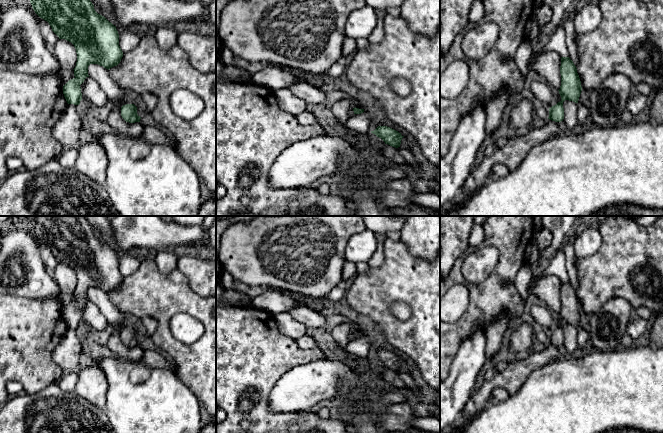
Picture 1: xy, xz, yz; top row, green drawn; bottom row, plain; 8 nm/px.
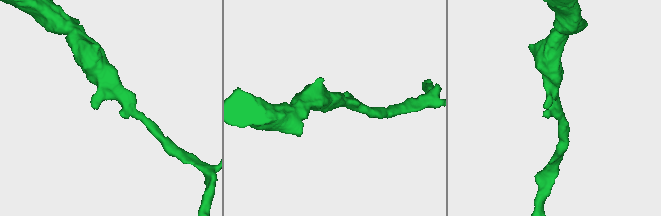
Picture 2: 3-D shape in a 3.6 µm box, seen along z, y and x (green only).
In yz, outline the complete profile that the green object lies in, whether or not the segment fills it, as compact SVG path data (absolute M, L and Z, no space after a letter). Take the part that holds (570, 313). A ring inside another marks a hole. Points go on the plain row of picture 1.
M561 281L560 298L561 310L558 315L561 325L549 332L548 341L548 343L555 346L561 346L564 343L563 326L569 324L578 327L582 315L577 292L569 281Z

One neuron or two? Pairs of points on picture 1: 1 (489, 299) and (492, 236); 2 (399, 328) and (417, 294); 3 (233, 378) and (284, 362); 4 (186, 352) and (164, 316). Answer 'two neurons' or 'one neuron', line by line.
1: one neuron
2: one neuron
3: one neuron
4: one neuron

